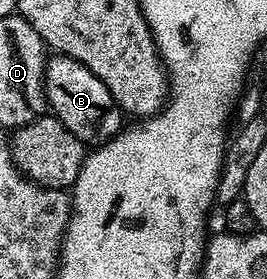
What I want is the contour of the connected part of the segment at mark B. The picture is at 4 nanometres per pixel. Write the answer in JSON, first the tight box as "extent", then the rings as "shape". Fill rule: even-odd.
{"extent":[45,54,123,146],"shape":[[[60,54],[48,57],[45,65],[45,97],[52,115],[63,122],[63,126],[67,126],[67,130],[71,130],[71,134],[75,134],[75,138],[79,138],[86,146],[106,144],[123,130],[123,113],[115,98],[111,98],[111,90],[107,90],[107,86],[103,86],[103,82],[99,82],[99,78],[95,78],[95,74],[91,74],[91,70],[87,70],[87,66],[83,66],[75,58]]]}

